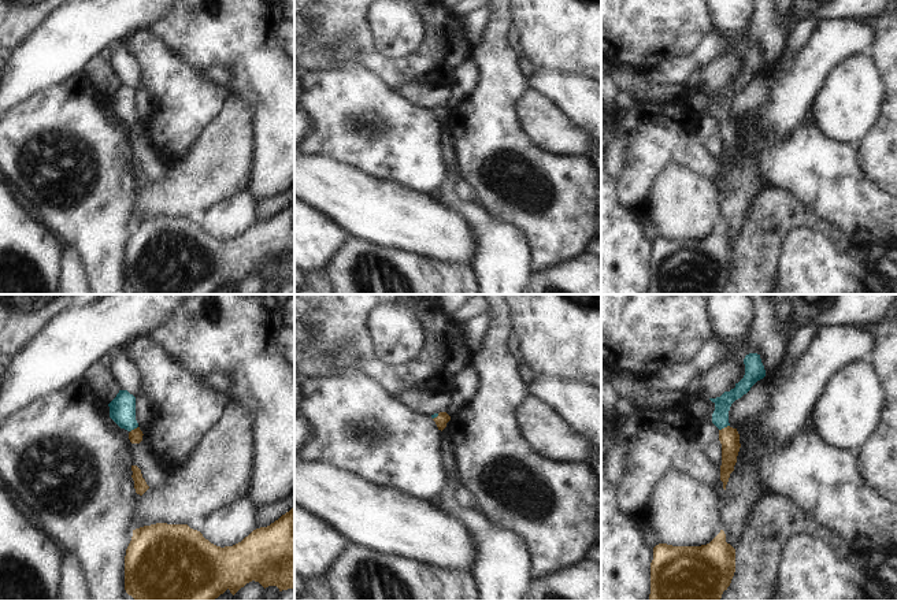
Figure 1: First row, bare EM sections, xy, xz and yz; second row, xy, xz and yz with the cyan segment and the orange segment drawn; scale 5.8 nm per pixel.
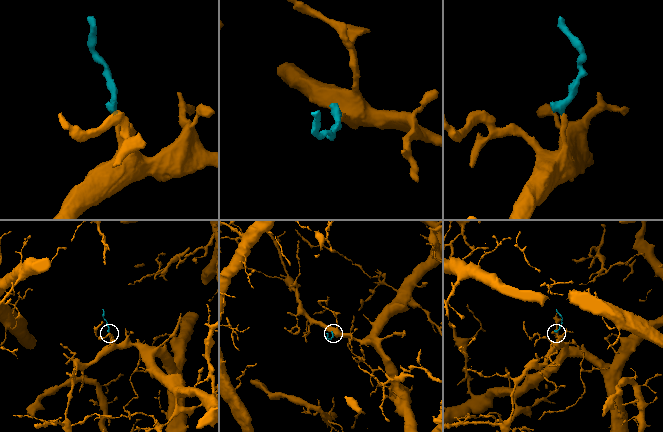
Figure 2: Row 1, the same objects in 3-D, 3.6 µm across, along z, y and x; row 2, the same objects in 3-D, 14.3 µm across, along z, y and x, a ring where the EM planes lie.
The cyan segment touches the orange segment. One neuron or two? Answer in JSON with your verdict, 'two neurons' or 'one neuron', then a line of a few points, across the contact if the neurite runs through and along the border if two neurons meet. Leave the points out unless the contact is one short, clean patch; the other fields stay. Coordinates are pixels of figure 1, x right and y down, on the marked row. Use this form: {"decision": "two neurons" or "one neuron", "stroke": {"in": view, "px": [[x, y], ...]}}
{"decision": "one neuron", "stroke": {"in": "yz", "px": [[722, 404], [723, 427], [729, 437]]}}

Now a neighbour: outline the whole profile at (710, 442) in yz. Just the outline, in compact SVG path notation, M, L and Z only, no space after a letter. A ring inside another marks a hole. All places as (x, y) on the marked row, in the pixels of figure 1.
M711 423L704 424L700 430L700 445L711 461L716 465L722 465L722 444L719 441L719 429Z

